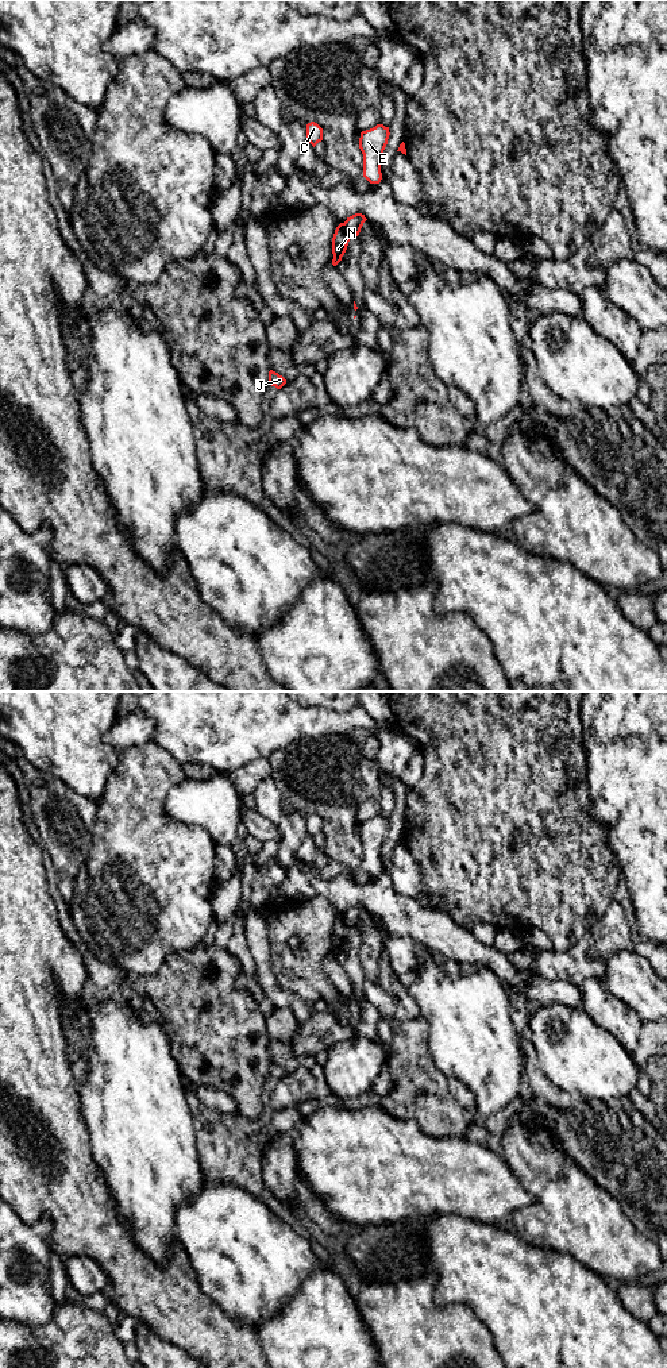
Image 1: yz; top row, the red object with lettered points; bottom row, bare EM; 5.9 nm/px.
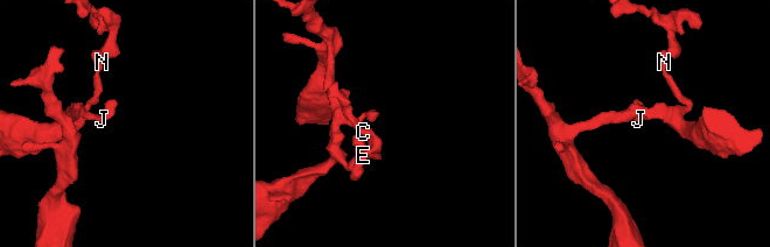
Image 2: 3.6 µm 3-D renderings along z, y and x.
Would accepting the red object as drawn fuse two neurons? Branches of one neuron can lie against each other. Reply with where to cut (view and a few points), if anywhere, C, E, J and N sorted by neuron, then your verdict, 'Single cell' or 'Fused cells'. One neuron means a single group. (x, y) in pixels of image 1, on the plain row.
Split along yz (342, 914), (343, 920), (351, 927). Groups: C E / J N. Fused cells

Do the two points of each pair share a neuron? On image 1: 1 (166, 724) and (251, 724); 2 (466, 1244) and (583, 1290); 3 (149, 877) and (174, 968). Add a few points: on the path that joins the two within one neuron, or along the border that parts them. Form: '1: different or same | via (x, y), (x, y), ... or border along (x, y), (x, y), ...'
1: same | via (188, 724), (230, 724)
2: same | via (496, 1274), (517, 1290), (554, 1290)
3: different | border along (200, 944), (192, 950), (170, 952), (149, 977)

